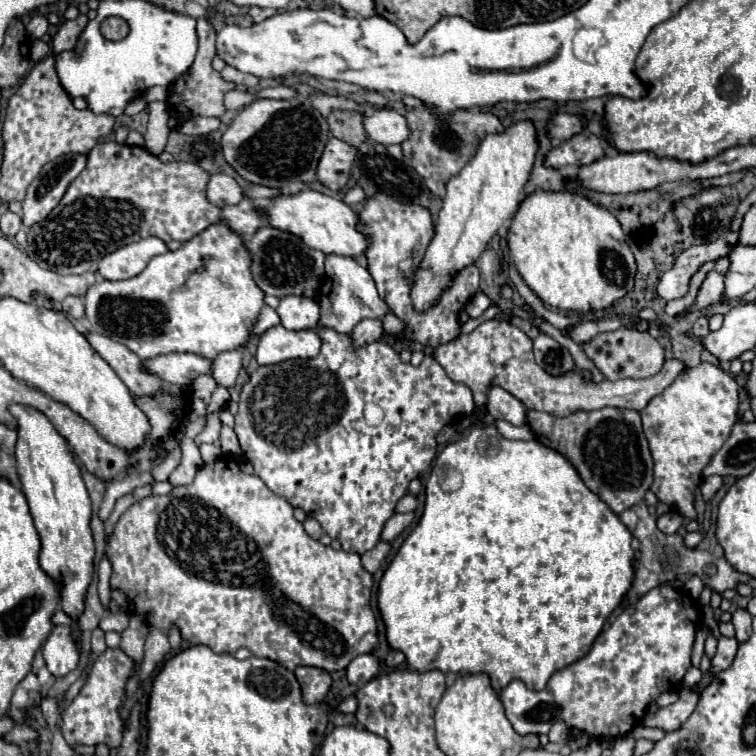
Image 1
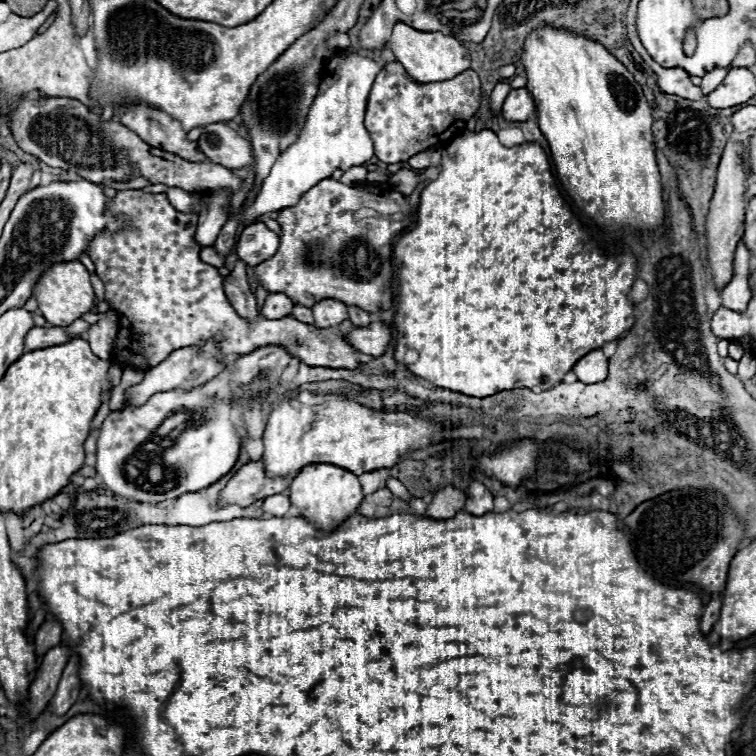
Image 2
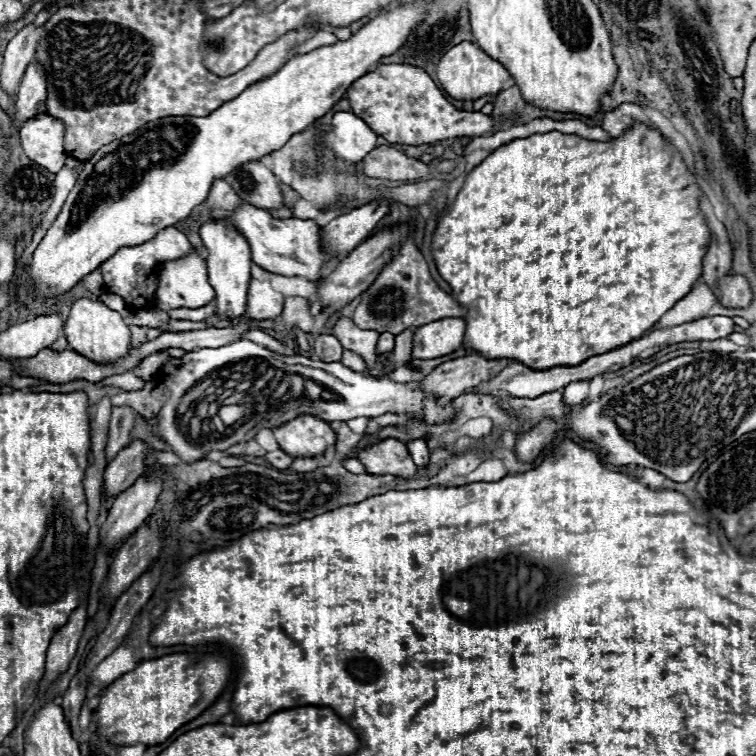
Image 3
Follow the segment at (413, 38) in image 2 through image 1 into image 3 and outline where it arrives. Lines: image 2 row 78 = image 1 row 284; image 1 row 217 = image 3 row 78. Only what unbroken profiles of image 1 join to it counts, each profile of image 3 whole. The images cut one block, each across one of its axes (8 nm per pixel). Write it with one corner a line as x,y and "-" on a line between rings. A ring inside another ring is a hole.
460,42
454,48
450,48
438,62
436,76
442,82
442,88
448,92
448,96
456,100
478,100
484,96
494,96
502,92
504,82
512,78
510,72
498,60
490,58
472,42

